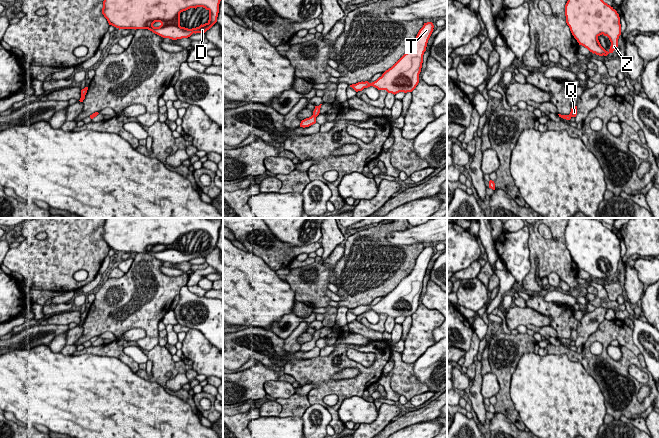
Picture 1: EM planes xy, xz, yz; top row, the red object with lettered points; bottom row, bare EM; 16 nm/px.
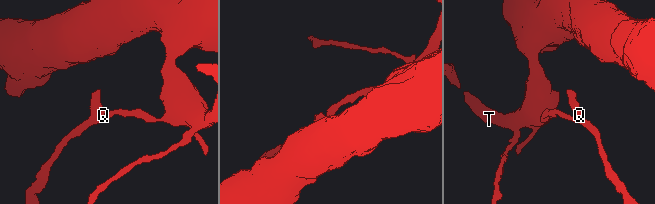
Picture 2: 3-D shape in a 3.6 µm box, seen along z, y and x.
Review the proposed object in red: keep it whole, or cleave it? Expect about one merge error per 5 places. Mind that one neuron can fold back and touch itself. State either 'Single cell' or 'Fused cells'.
Single cell

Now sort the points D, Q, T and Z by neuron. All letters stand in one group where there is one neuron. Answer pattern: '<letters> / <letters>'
D Q T Z

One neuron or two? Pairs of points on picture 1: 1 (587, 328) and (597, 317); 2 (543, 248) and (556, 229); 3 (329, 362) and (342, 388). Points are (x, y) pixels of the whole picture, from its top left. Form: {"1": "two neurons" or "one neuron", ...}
{"1": "one neuron", "2": "one neuron", "3": "one neuron"}

